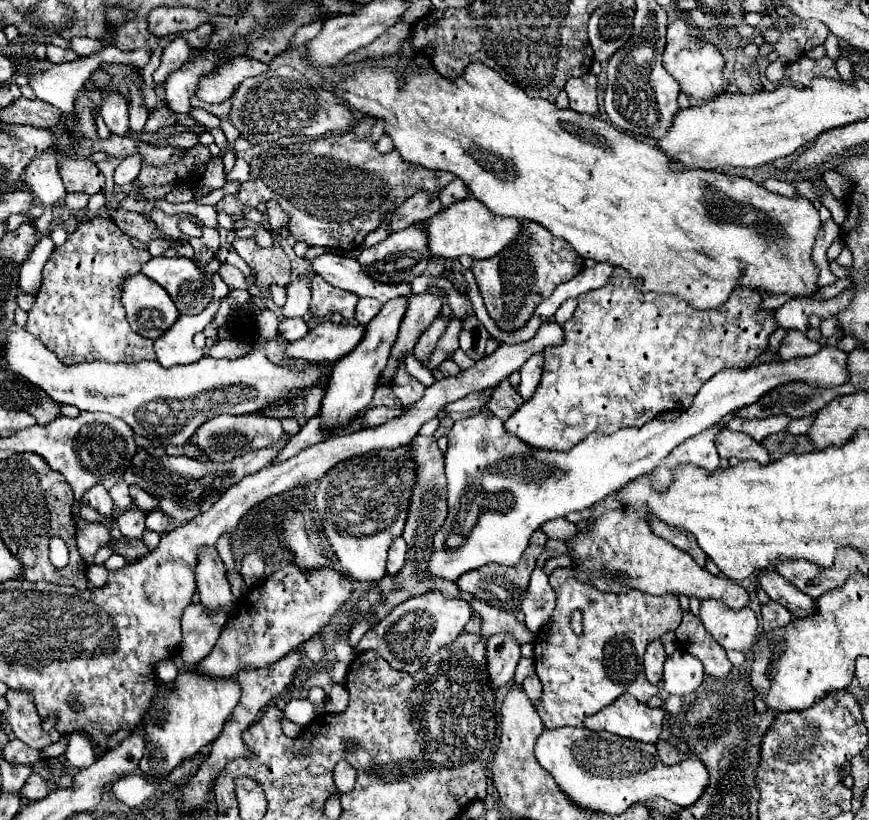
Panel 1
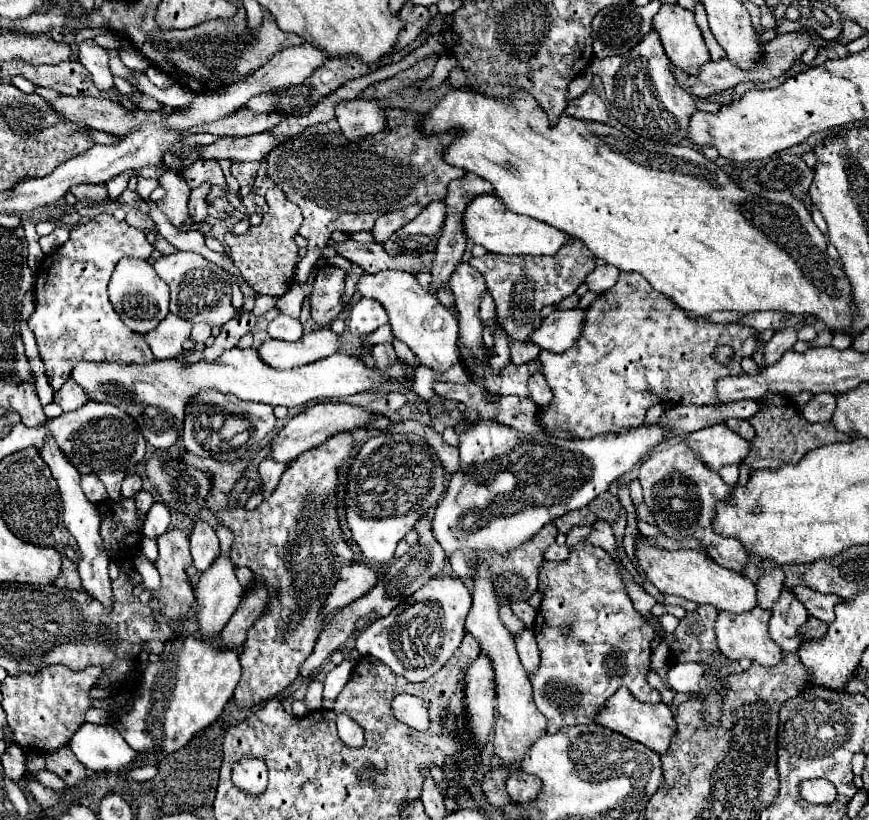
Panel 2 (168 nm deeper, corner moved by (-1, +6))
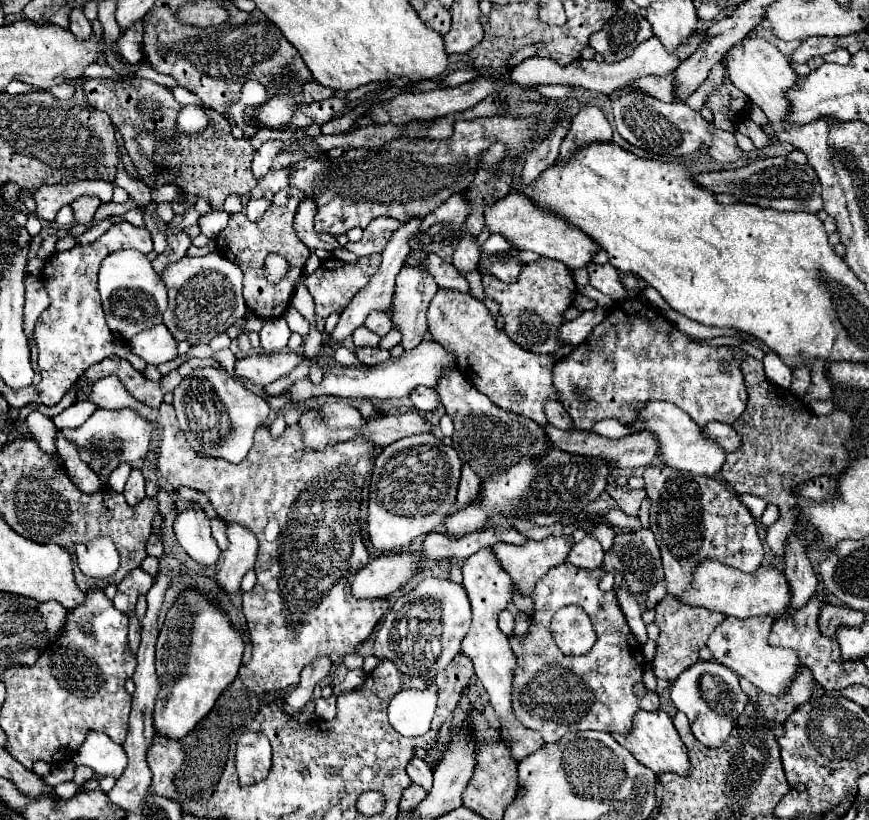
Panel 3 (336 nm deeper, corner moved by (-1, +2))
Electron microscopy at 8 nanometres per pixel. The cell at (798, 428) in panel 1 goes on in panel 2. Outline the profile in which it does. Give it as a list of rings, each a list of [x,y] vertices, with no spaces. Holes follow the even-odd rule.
[[[817,393],[811,397],[811,401],[801,409],[803,417],[811,423],[817,421],[831,421],[833,411],[835,411],[835,395],[833,393]]]

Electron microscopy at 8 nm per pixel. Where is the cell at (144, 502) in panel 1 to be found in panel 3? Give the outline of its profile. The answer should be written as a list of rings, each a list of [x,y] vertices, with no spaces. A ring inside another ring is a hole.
[[[133,469],[127,483],[125,483],[125,491],[123,491],[125,499],[129,505],[139,503],[141,499],[145,499],[145,479],[141,475],[139,469]]]

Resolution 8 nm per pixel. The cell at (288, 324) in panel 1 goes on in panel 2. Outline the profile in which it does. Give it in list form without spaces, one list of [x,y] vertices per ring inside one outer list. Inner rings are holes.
[[[279,315],[267,325],[267,333],[271,339],[281,339],[281,341],[297,341],[303,335],[301,321],[291,319],[289,315]]]

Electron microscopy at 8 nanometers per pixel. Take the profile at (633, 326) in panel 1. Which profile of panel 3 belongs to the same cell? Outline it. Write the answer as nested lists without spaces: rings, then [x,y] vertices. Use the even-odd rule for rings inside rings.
[[[625,275],[621,277],[621,285],[627,291],[627,299],[615,301],[607,309],[607,317],[601,325],[597,325],[591,335],[577,345],[567,357],[559,359],[553,365],[553,387],[557,389],[559,401],[565,405],[565,411],[573,419],[575,429],[591,431],[593,425],[601,419],[617,419],[621,425],[629,425],[637,419],[639,409],[643,409],[651,401],[669,401],[683,409],[691,419],[705,427],[707,421],[733,423],[747,405],[747,389],[741,373],[741,359],[733,355],[733,347],[715,347],[705,345],[699,339],[693,339],[677,331],[661,311],[657,311],[645,297],[639,287],[637,277]],[[727,359],[729,367],[723,371],[719,361]]]

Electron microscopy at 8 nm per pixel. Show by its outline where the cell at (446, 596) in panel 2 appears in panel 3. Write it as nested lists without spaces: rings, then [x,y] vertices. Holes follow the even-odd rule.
[[[427,577],[413,591],[401,595],[375,633],[375,657],[389,659],[401,673],[423,677],[427,683],[435,679],[461,651],[461,639],[471,625],[471,605],[463,585],[449,579]]]

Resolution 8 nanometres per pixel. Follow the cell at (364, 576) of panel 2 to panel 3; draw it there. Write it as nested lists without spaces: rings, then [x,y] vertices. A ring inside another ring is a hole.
[[[389,553],[369,561],[351,581],[357,599],[389,597],[419,571],[419,553]]]

